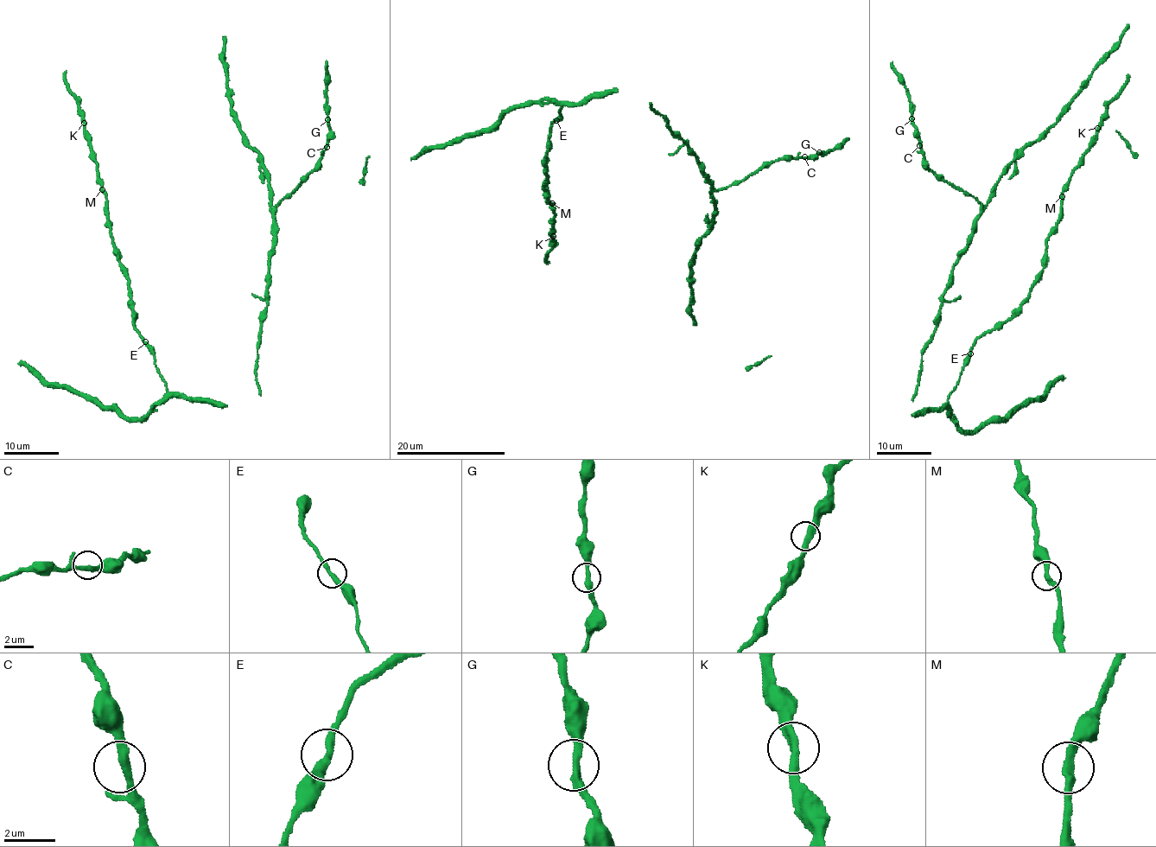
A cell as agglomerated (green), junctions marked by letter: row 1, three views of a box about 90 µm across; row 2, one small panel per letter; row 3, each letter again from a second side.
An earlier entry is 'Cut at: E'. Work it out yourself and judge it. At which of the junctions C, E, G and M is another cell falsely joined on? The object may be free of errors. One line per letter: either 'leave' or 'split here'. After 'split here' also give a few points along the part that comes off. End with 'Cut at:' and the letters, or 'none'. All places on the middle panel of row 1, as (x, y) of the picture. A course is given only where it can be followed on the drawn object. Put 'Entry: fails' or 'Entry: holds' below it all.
C: leave
E: leave
G: leave
M: leave
Cut at: none
Entry: fails

